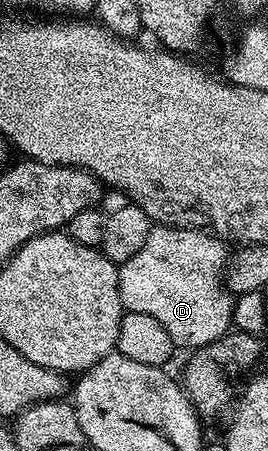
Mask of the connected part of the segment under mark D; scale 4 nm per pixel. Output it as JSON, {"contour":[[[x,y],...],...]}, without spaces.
{"contour":[[[155,225],[139,251],[118,268],[117,286],[122,308],[129,313],[152,315],[167,330],[174,348],[192,351],[230,332],[234,298],[224,286],[223,272],[228,261],[226,242],[216,234],[188,226]]]}

